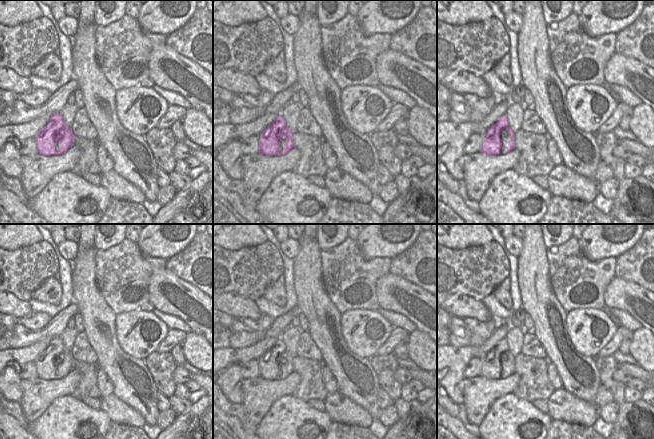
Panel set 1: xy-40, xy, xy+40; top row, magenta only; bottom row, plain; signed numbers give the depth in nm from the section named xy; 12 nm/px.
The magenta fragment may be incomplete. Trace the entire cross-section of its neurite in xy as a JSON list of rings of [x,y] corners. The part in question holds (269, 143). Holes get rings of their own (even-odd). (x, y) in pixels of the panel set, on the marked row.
[[[279,114],[274,122],[257,137],[259,153],[266,156],[283,156],[294,147],[294,132],[286,127],[286,122]]]

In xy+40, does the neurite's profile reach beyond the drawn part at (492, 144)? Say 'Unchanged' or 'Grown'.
Grown

